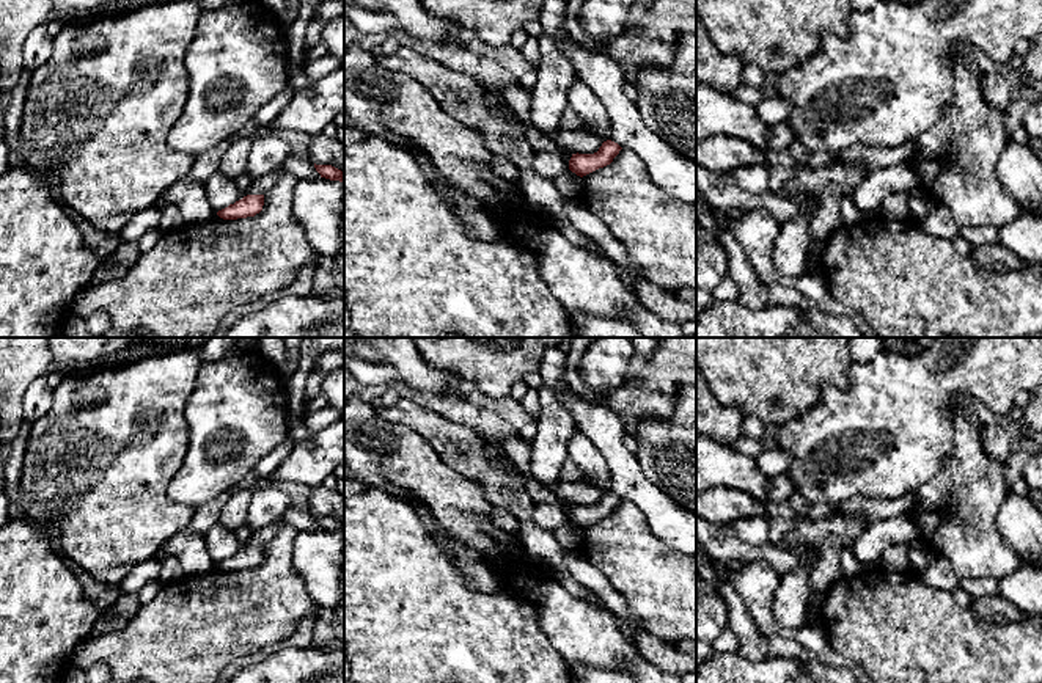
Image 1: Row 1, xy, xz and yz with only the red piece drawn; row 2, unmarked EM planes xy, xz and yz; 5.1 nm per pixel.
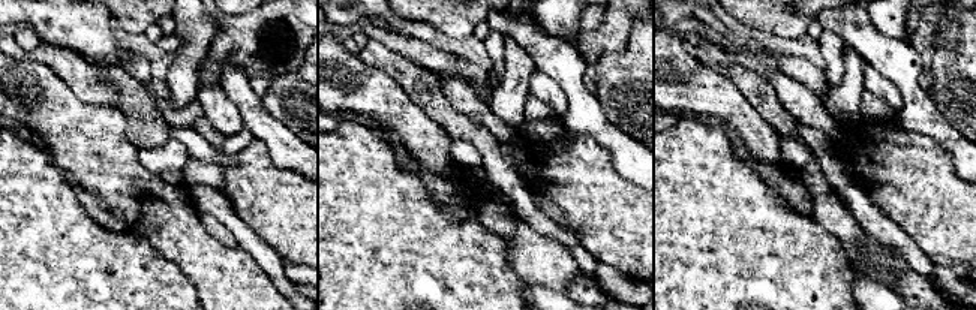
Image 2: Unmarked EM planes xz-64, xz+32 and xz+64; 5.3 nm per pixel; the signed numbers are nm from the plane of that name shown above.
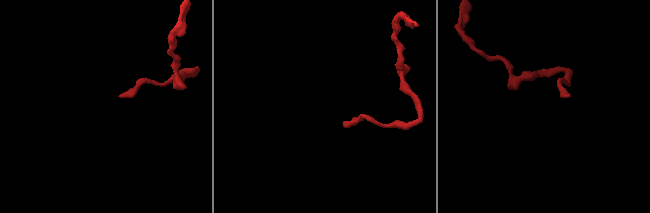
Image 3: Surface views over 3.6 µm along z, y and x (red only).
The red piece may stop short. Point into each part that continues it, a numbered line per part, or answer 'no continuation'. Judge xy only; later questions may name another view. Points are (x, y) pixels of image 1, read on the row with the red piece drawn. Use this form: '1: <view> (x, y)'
no continuation

